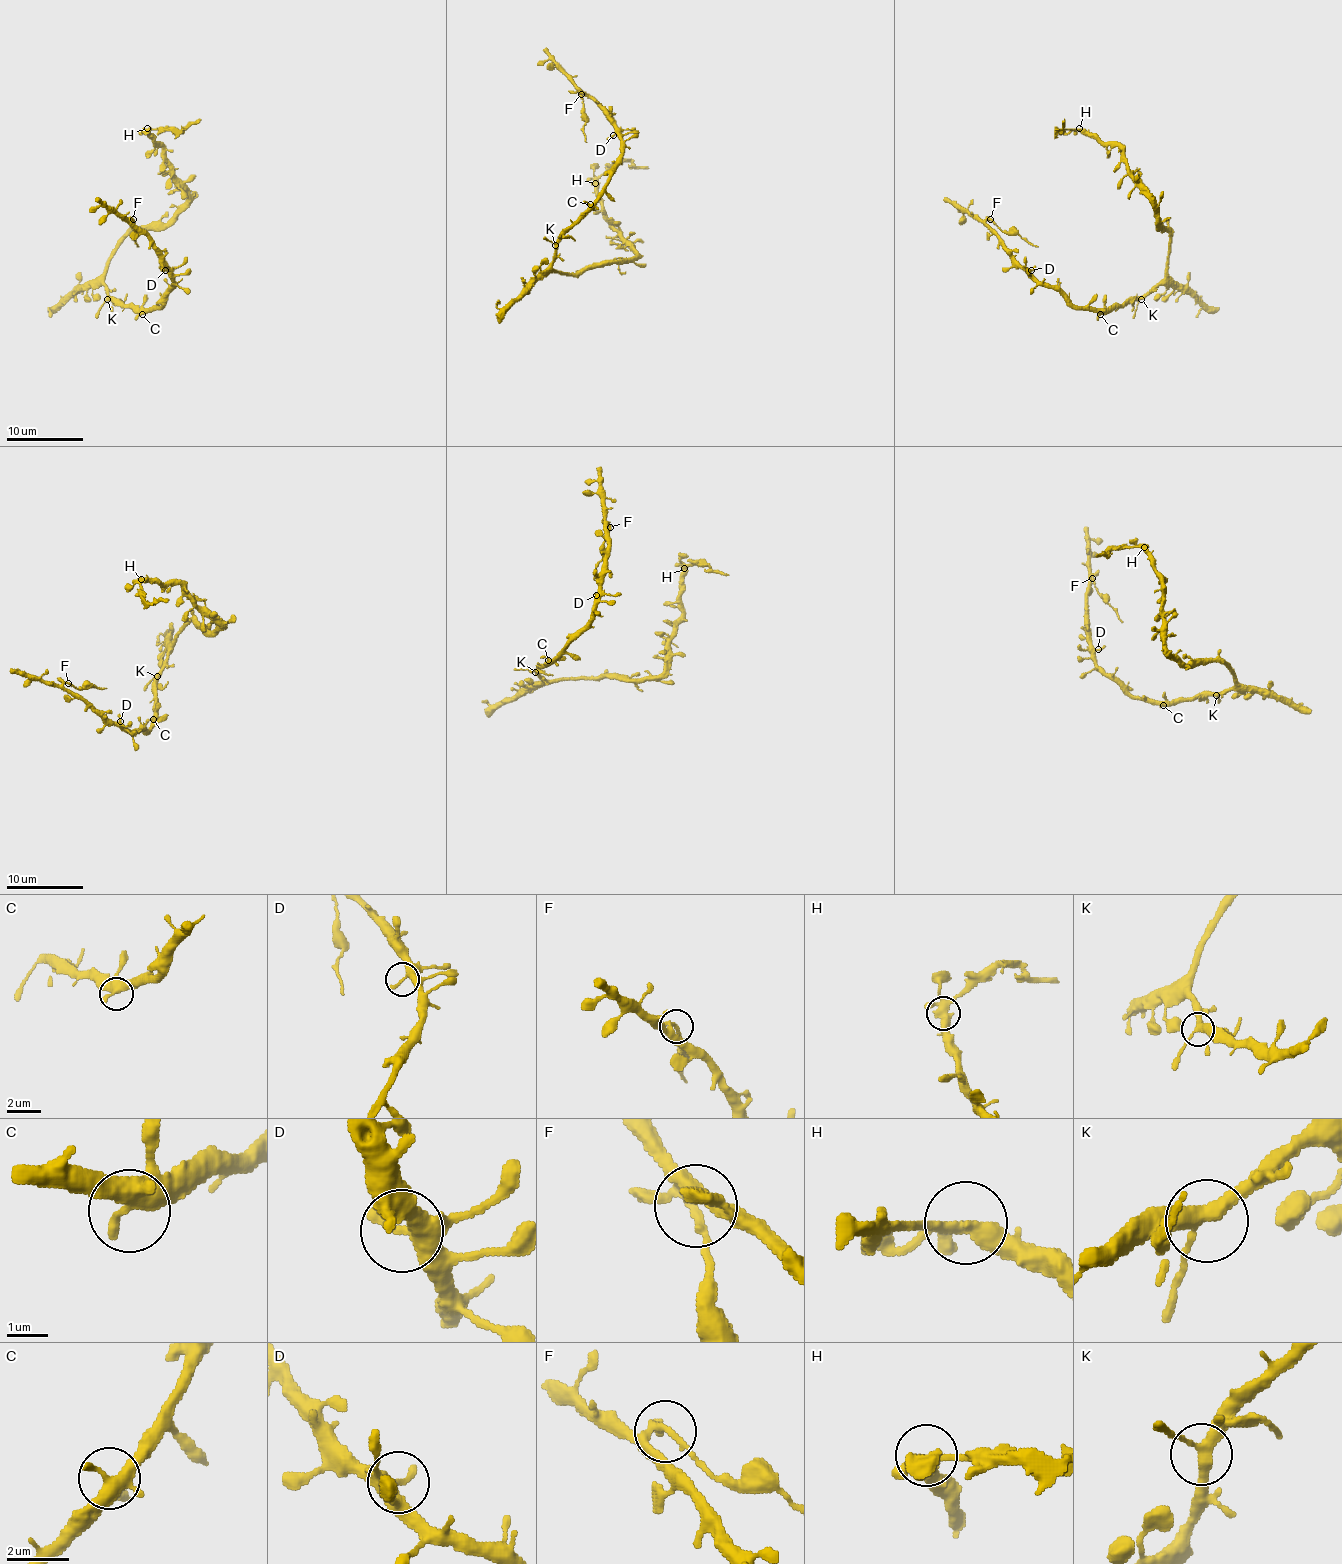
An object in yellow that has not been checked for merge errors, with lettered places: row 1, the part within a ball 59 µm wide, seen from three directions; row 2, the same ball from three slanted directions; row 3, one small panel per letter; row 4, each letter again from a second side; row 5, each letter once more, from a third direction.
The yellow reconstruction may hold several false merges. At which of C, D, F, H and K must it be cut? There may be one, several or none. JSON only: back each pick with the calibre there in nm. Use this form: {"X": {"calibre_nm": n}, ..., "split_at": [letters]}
{"F": {"calibre_nm": 180}, "H": {"calibre_nm": 360}, "split_at": ["F", "H"]}

